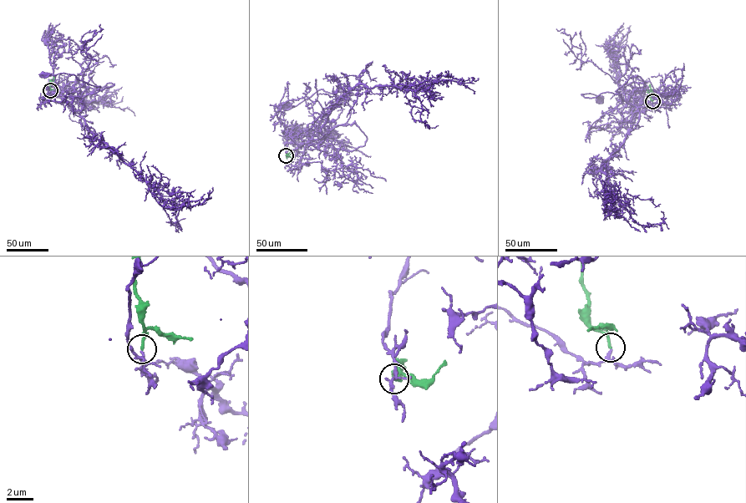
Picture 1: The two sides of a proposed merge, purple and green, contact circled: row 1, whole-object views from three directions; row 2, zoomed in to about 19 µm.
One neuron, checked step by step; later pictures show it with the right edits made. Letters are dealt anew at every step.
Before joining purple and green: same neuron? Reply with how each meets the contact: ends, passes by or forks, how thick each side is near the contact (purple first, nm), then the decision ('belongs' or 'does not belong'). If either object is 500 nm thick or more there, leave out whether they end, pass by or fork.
purple passes by | green ends | 140/200 nm | belongs

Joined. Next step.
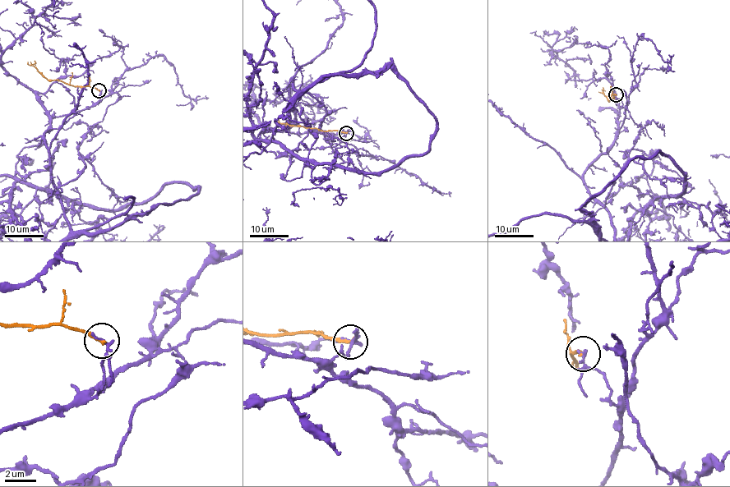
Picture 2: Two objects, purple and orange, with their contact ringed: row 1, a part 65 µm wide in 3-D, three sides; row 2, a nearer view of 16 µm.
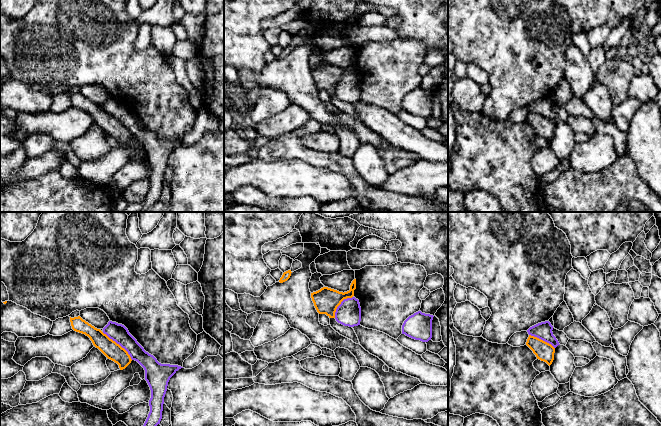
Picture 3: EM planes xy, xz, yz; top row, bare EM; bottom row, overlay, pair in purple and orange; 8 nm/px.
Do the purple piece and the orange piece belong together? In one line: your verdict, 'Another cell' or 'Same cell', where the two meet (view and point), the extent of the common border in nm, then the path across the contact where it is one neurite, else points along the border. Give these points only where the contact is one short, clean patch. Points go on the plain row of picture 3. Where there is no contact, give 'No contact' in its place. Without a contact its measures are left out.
Another cell. Touches purple at xy (118, 119). Shared border 340 nm

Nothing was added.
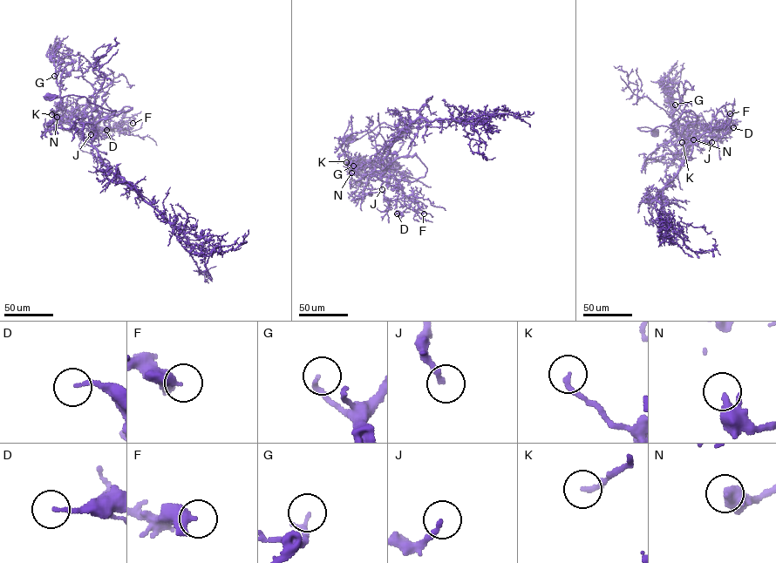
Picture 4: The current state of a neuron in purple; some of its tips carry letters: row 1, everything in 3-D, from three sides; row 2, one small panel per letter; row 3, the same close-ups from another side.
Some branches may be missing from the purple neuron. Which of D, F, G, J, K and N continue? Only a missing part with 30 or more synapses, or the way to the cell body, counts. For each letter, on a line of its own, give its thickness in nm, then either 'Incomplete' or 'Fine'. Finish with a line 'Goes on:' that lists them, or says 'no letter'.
D: Thickness 150 nm. Fine
F: Thickness 480 nm. Fine
G: Thickness 190 nm. Incomplete
J: Thickness 220 nm. Fine
K: Thickness 200 nm. Incomplete
N: Thickness 320 nm. Incomplete
Goes on: G, K, N

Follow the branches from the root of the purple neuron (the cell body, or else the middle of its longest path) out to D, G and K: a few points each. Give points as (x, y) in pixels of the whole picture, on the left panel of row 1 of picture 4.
D: (51, 96), (85, 97), (91, 103), (115, 110), (94, 125), (102, 130), (116, 126), (106, 130)
G: (51, 96), (85, 97), (91, 103), (116, 111), (92, 124), (81, 122), (61, 108), (59, 87), (54, 76)
K: (51, 96), (85, 97), (91, 103), (116, 111), (92, 124), (81, 122), (71, 113), (60, 109), (51, 114)

